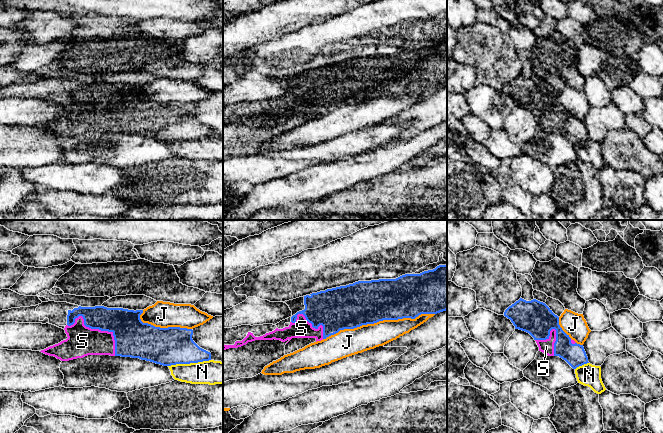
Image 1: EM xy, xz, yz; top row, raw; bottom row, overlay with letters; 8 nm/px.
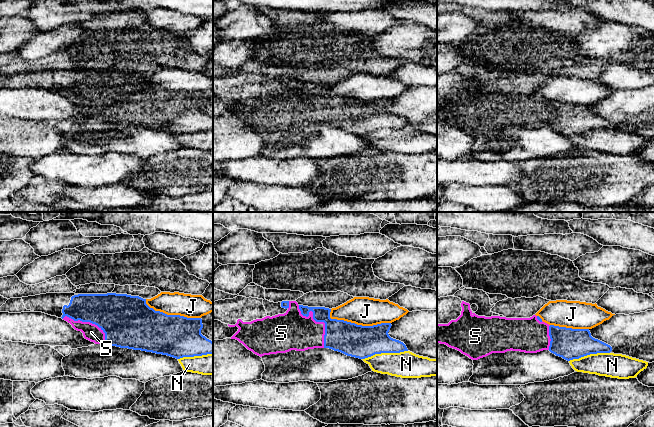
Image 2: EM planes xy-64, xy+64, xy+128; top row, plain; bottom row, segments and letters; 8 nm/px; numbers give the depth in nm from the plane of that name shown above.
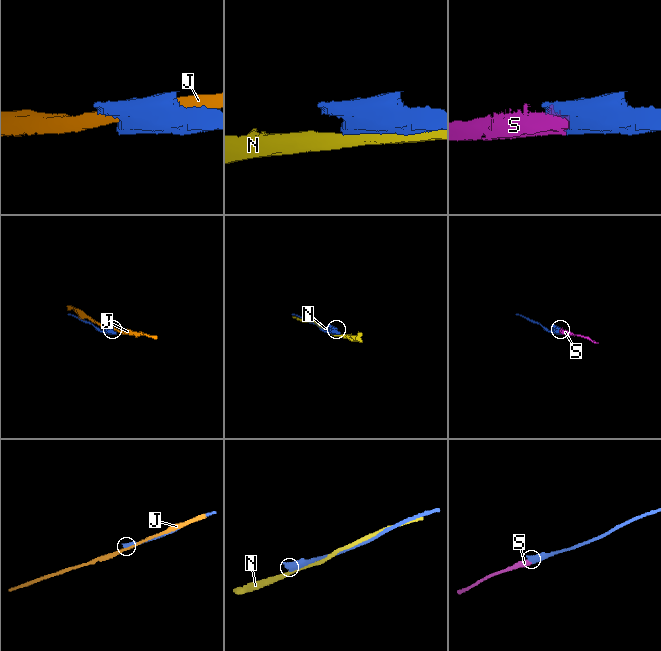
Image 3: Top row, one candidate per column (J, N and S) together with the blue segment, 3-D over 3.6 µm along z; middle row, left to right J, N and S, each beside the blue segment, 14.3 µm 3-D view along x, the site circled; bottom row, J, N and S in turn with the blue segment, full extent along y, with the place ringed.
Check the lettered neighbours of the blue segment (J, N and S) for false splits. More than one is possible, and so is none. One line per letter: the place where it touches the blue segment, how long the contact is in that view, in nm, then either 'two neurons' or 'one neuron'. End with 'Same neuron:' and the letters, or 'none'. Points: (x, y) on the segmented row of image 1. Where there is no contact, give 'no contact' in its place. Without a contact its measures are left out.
J: meets blue in xz at (378, 321); contact 900 nm long; two neurons
N: meets blue in xy at (189, 363); contact 340 nm long; two neurons
S: meets blue in xy at (97, 328); contact 460 nm long; one neuron
Same neuron: S

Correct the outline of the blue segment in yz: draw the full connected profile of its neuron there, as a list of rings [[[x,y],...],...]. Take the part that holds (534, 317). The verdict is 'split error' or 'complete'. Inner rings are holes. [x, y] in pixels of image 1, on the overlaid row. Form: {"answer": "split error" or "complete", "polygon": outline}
{"answer": "split error", "polygon": [[[520,298],[509,306],[504,316],[511,320],[515,329],[529,333],[536,341],[539,351],[548,356],[559,356],[573,369],[589,363],[583,345],[577,344],[567,335],[559,325],[559,317],[543,302],[536,299],[526,301]]]}

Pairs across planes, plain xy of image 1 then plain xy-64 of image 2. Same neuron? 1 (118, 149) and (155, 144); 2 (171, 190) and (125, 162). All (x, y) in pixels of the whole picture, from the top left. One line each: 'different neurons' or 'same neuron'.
1: same neuron
2: different neurons

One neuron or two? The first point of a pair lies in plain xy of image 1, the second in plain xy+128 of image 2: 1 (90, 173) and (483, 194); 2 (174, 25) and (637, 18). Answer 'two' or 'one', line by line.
1: two
2: two

